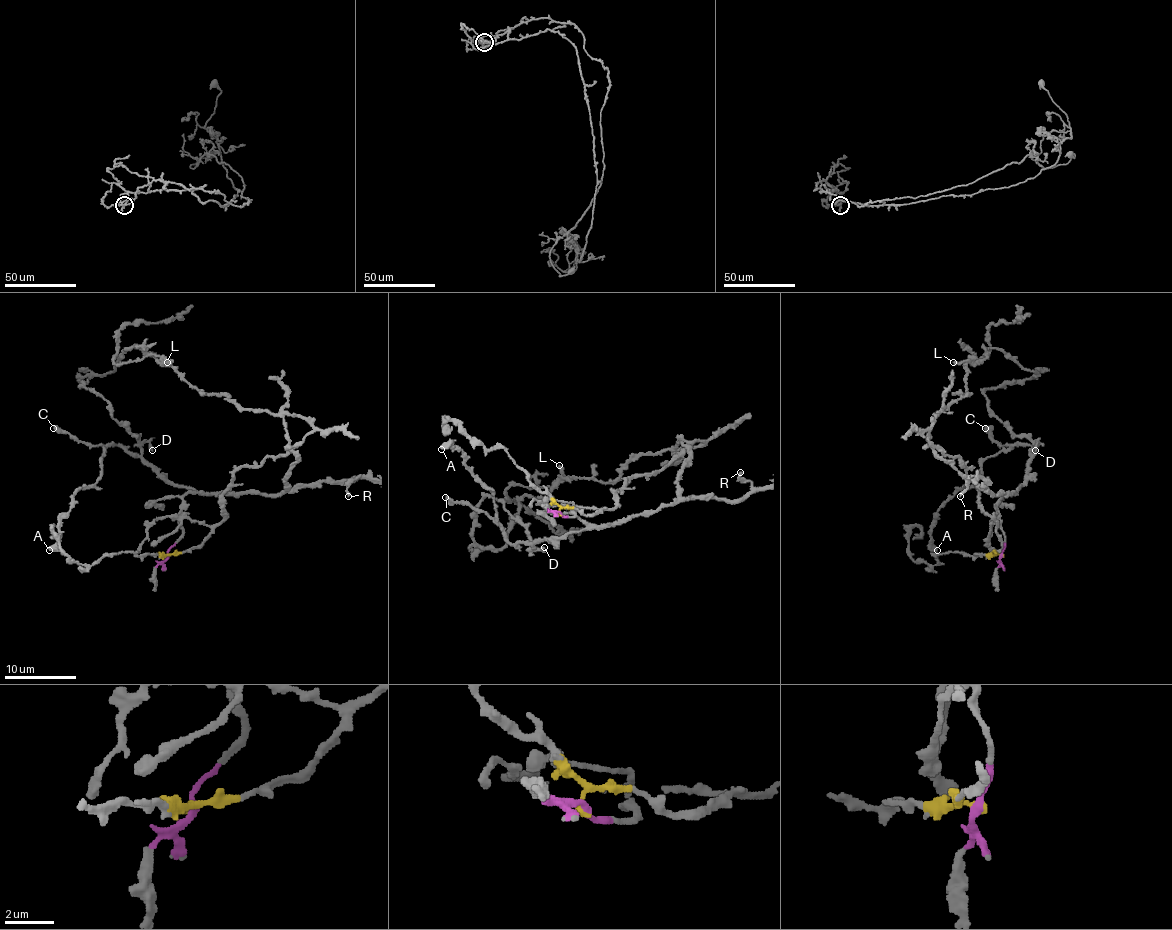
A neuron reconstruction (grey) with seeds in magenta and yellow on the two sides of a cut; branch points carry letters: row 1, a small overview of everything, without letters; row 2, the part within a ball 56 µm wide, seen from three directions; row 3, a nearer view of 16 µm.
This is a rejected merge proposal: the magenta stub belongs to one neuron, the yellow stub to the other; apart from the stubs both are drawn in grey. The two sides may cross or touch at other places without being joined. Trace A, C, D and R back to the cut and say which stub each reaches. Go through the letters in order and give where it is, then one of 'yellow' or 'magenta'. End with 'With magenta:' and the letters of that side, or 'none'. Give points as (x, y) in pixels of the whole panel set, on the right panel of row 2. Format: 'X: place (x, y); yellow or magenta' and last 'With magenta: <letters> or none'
A: place (937, 550); magenta
C: place (985, 428); magenta
D: place (1035, 450); magenta
R: place (960, 496); magenta
With magenta: A, C, D, R

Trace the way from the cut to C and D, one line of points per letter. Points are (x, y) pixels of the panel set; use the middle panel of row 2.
C: (560, 512), (562, 516), (574, 514), (574, 509), (583, 528), (532, 543), (510, 543), (483, 512), (446, 496)
D: (560, 512), (562, 516), (574, 514), (574, 509), (585, 525), (558, 537), (540, 539), (533, 546), (544, 546)

